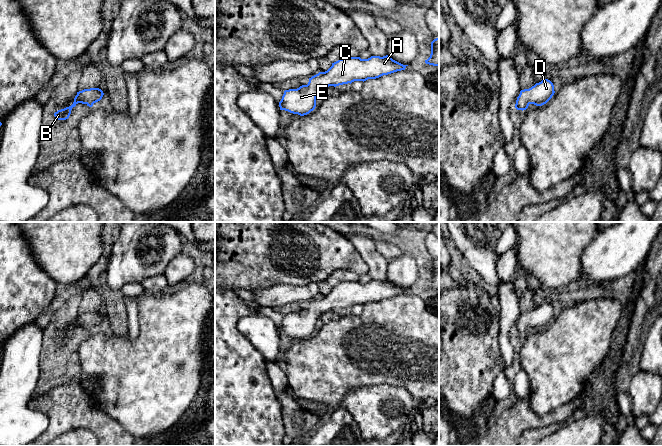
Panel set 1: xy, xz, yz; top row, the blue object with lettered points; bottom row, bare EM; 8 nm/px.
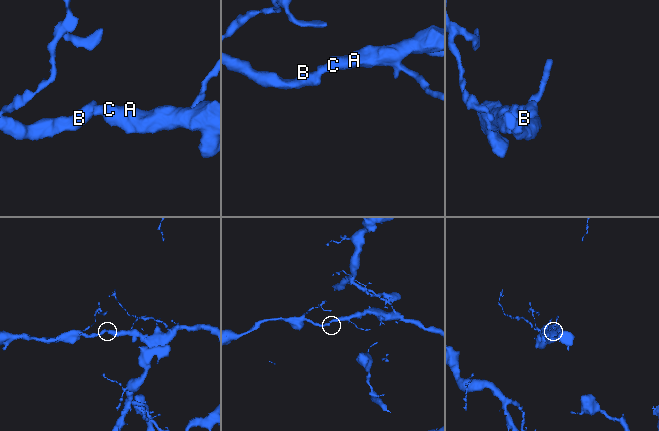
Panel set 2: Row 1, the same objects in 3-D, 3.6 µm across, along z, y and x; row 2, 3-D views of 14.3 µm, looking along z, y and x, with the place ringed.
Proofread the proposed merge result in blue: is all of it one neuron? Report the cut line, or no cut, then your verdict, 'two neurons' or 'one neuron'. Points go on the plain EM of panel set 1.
no cut | one neuron

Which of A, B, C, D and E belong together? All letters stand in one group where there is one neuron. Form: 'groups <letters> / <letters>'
groups A B C D E

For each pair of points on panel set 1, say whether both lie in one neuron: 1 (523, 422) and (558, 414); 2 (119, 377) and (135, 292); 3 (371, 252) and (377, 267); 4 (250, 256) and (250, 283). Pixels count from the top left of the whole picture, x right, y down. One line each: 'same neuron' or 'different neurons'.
1: same neuron
2: different neurons
3: same neuron
4: same neuron

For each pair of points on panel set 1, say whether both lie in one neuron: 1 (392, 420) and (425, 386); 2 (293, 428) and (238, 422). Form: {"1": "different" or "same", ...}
{"1": "different", "2": "different"}

